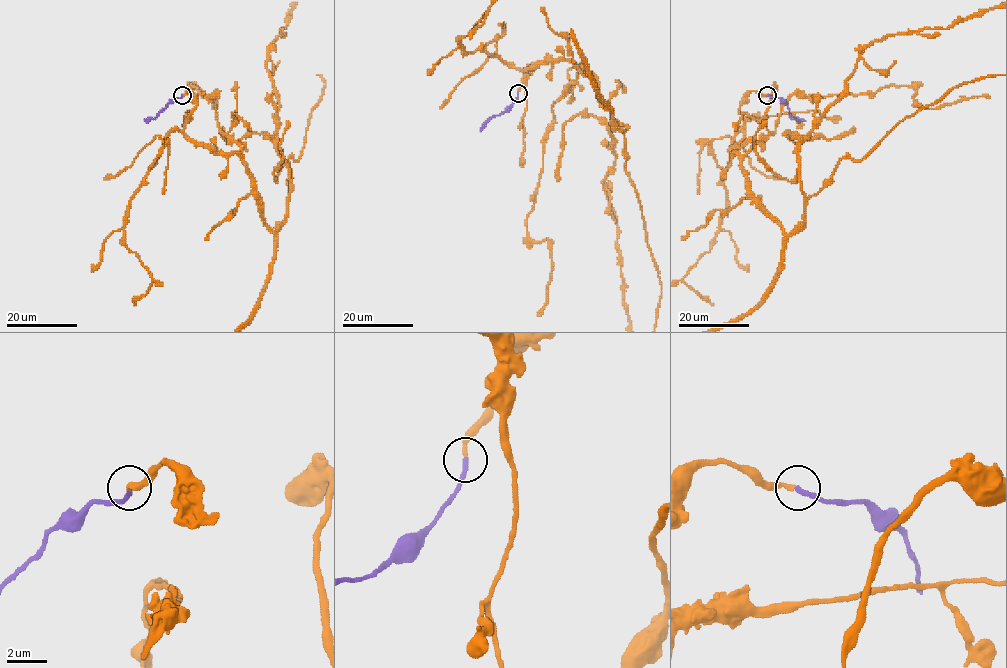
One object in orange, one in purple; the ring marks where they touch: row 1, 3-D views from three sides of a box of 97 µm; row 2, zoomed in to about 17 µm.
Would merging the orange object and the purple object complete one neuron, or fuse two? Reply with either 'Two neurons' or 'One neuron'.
One neuron

